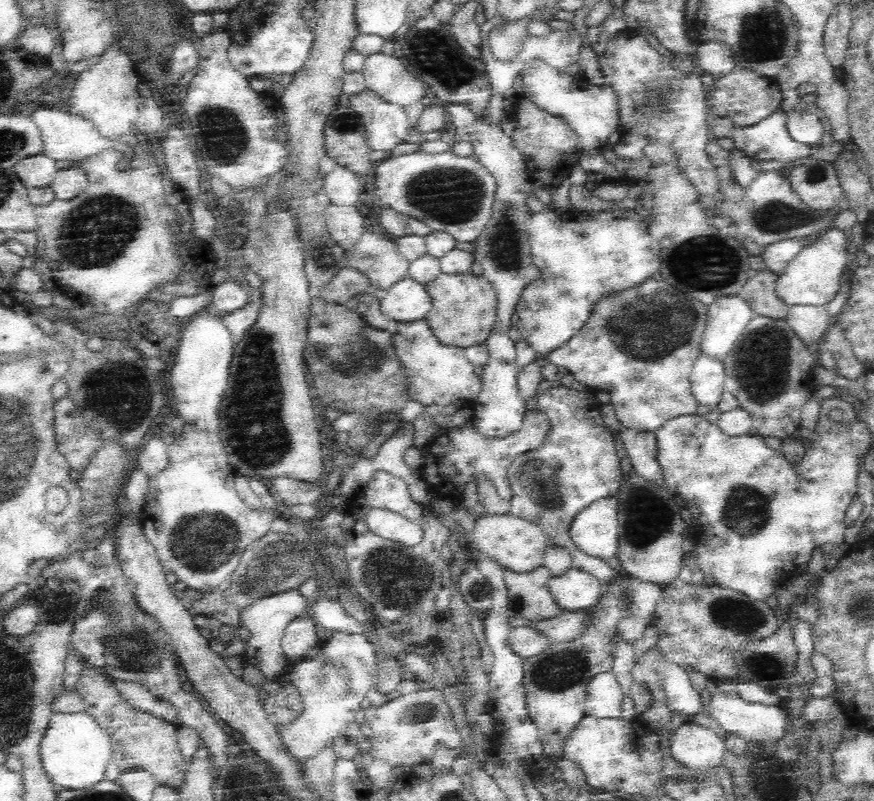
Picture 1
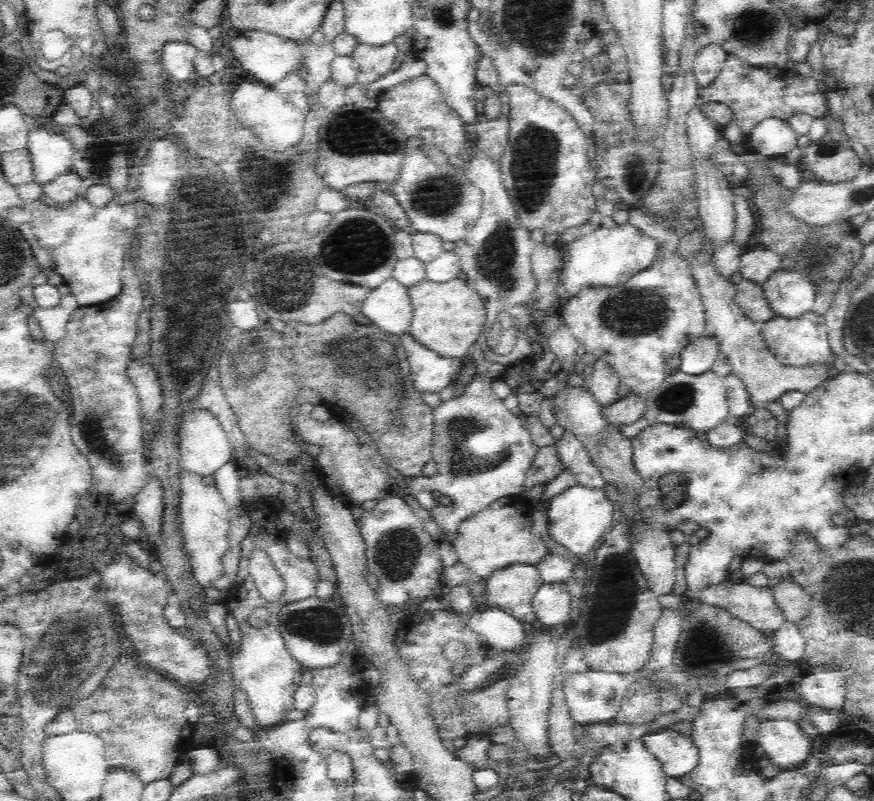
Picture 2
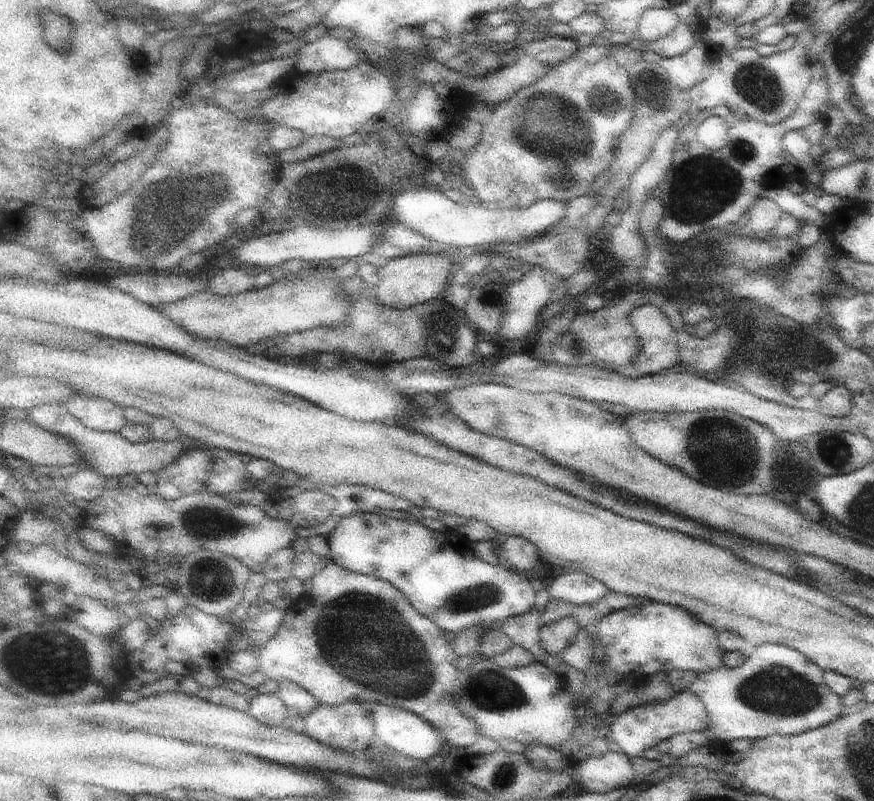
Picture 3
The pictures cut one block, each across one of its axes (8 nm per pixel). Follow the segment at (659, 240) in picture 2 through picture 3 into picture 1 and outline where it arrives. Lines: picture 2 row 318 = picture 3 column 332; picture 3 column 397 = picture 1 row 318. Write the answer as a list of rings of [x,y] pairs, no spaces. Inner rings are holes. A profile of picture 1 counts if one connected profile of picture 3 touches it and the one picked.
[[[659,277],[646,278],[644,282],[630,288],[625,288],[617,293],[612,293],[600,298],[593,306],[592,314],[588,317],[588,320],[584,322],[582,328],[576,332],[572,338],[568,339],[560,348],[556,348],[554,352],[547,355],[546,363],[552,363],[556,366],[563,366],[568,369],[570,374],[574,375],[574,378],[592,388],[600,388],[610,393],[611,404],[615,410],[616,416],[620,424],[638,431],[652,431],[659,429],[667,420],[676,418],[677,416],[684,416],[685,414],[694,414],[698,403],[692,396],[691,386],[689,385],[689,376],[692,372],[692,368],[696,359],[702,355],[700,348],[700,341],[702,333],[707,321],[707,308],[708,305],[700,302],[696,297],[687,295],[685,292],[679,291],[674,287],[667,286],[666,283]]]

